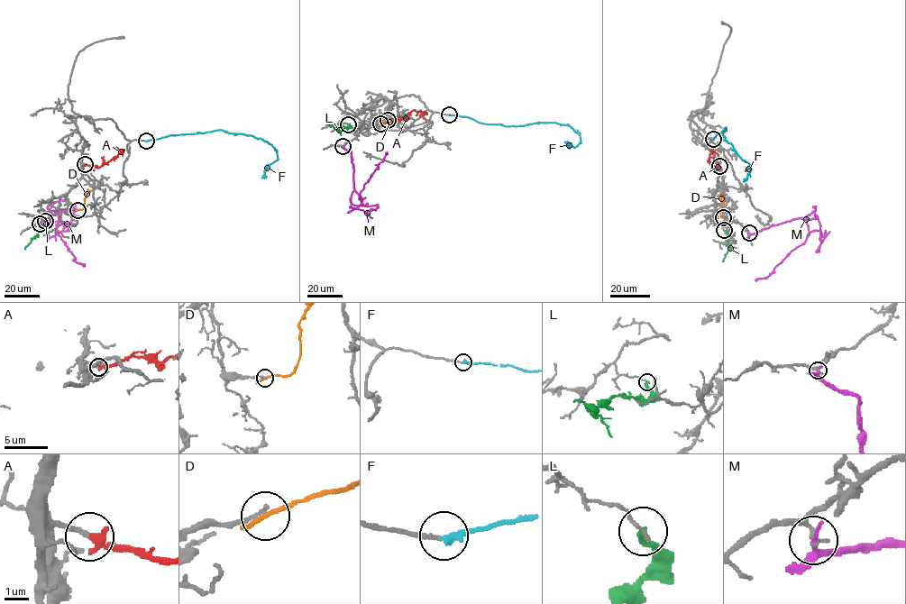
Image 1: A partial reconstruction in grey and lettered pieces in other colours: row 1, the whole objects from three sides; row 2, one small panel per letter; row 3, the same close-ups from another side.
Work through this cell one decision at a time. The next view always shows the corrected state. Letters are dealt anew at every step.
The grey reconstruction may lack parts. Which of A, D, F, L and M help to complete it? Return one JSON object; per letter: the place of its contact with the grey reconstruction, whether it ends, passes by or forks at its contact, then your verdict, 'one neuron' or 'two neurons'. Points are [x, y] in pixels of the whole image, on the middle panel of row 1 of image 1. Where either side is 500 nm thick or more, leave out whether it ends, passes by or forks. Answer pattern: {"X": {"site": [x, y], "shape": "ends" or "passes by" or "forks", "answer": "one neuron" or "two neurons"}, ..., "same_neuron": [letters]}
{"A": {"site": [388, 120], "shape": "ends", "answer": "one neuron"}, "D": {"site": [380, 123], "shape": "ends", "answer": "two neurons"}, "F": {"site": [449, 114], "shape": "ends", "answer": "one neuron"}, "L": {"site": [348, 124], "shape": "ends", "answer": "two neurons"}, "M": {"site": [343, 146], "shape": "ends", "answer": "two neurons"}, "same_neuron": ["A", "F"]}

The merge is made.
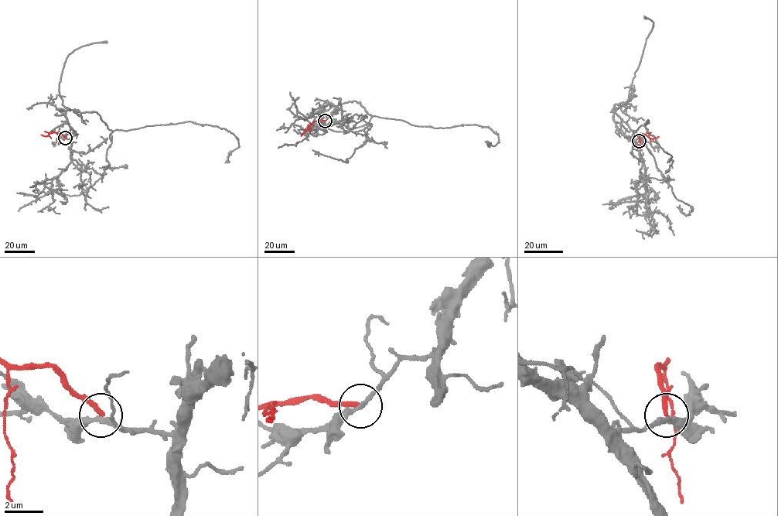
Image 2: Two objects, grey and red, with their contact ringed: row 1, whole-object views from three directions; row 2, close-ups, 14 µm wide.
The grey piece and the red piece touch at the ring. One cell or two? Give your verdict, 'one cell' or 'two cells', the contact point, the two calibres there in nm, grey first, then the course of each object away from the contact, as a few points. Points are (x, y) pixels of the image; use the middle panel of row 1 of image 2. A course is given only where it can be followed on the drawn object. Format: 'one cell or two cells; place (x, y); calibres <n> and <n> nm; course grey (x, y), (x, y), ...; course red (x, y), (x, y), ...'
two cells; place (325, 121); calibres 240 and 240 nm; course grey (325, 121), (334, 108), (325, 100), (356, 100), (369, 114), (418, 126), (489, 127), (499, 141), (485, 141); course red (325, 121), (314, 121), (301, 135)

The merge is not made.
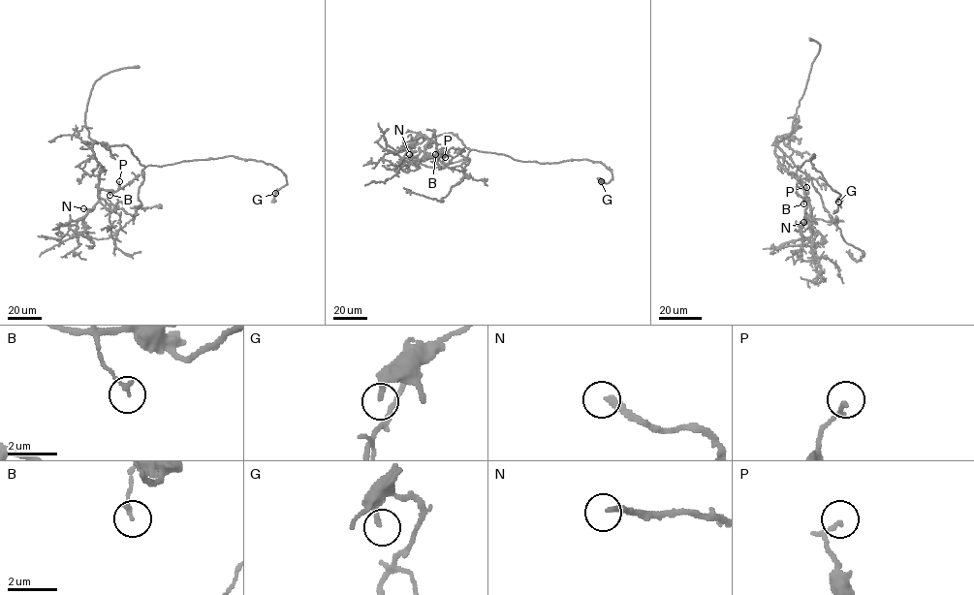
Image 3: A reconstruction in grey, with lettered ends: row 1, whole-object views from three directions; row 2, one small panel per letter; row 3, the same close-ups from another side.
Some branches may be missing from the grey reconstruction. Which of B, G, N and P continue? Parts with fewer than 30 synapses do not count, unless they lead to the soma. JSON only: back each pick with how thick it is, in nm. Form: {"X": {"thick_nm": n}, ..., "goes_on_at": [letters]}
{"N": {"thick_nm": 240}, "goes_on_at": ["N"]}

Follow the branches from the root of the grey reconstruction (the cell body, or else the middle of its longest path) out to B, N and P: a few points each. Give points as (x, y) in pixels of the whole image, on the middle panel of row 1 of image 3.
B: (457, 137), (448, 133), (424, 139), (418, 133), (427, 139), (424, 155), (435, 154)
N: (457, 137), (448, 133), (424, 139), (419, 132), (427, 139), (424, 160), (409, 154)
P: (457, 137), (448, 133), (424, 139), (418, 133), (427, 139), (424, 157), (444, 154), (445, 157)

